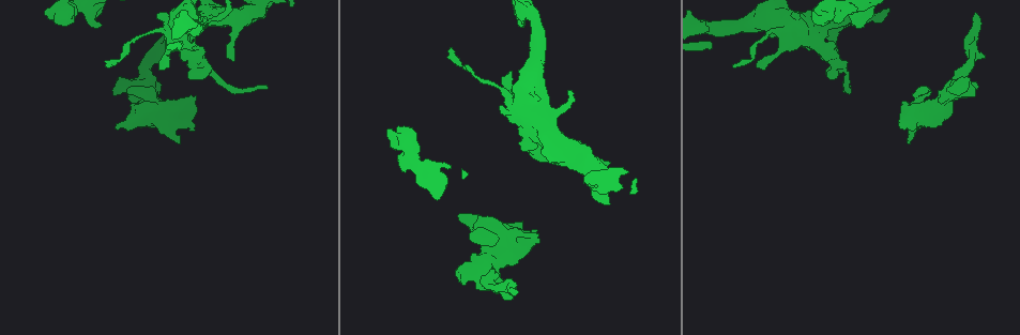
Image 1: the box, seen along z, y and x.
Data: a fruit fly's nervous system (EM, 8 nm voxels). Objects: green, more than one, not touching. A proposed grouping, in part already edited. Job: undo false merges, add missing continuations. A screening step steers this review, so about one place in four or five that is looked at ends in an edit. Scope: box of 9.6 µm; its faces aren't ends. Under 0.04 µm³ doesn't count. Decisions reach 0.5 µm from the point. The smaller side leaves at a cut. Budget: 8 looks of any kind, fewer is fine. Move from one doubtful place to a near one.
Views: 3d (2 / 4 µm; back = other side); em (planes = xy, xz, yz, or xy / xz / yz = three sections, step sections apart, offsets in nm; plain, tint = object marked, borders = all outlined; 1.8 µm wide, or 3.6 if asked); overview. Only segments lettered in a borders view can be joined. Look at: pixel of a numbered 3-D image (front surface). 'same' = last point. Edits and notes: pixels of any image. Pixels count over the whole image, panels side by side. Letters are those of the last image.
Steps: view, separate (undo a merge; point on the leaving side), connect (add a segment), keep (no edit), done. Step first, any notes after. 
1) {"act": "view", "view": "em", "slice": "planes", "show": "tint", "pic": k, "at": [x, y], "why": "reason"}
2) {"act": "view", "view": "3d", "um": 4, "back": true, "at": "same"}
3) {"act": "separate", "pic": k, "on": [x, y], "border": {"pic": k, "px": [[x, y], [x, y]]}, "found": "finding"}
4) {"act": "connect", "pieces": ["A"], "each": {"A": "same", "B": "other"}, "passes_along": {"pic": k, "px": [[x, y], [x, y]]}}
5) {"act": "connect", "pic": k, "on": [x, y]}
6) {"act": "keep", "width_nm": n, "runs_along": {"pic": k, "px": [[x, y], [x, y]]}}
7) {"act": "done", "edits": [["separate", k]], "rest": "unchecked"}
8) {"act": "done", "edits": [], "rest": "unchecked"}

{"act": "view", "view": "3d", "um": 4, "pic": 1, "at": [857, 27], "why": "stops while still wide"}

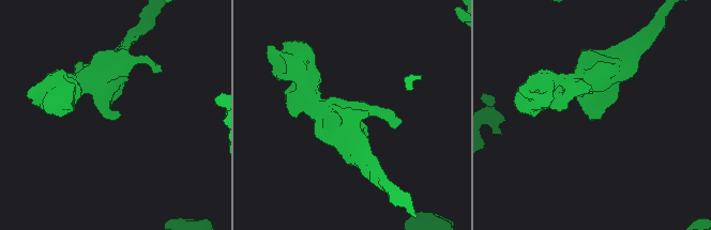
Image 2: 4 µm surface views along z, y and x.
{"act": "view", "view": "em", "slice": "xz", "step": 4, "show": "plain", "pic": 2, "at": [115, 118]}

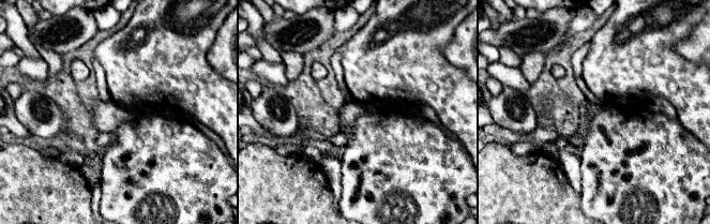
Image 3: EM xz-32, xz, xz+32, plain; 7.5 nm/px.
{"act": "view", "view": "em", "slice": "xz", "step": 4, "show": "borders", "at": "same", "why": "see the neighbours"}

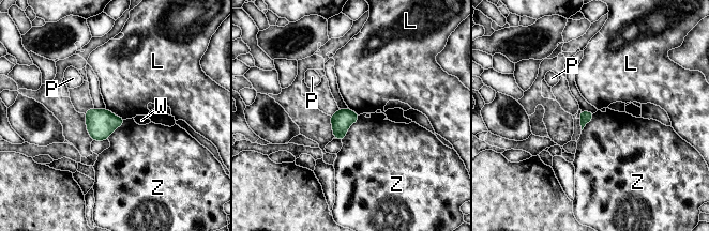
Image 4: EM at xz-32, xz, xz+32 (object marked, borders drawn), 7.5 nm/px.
{"act": "keep", "longest_contact_nm": ["Z", 240], "each": {"L": "other", "P": "other", "W": "other", "Z": "other"}, "border": {"pic": 4, "px": [[360, 114], [341, 140]]}, "found": "none of them fits"}

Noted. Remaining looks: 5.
{"act": "view", "view": "em", "slice": "planes", "show": "borders", "pic": 1, "at": [121, 82], "why": "an open end"}

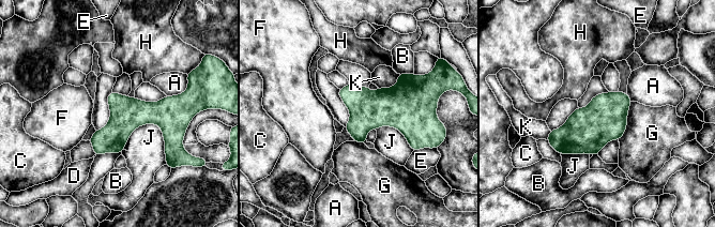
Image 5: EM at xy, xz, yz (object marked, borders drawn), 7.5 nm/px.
{"act": "keep", "width_nm": 260, "each": {"A": "other", "B": "other", "C": "other", "D": "other", "E": "other", "F": "other", "G": "other", "H": "other", "J": "other", "K": "other"}, "border": {"pic": 5, "px": [[138, 125], [160, 127], [166, 164]]}, "found": "no lettered segment goes on from it"}

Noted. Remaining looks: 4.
{"act": "view", "view": "em", "um": 3.6, "slice": "planes", "show": "plain", "pic": 1, "at": [107, 67], "why": "tapers out"}

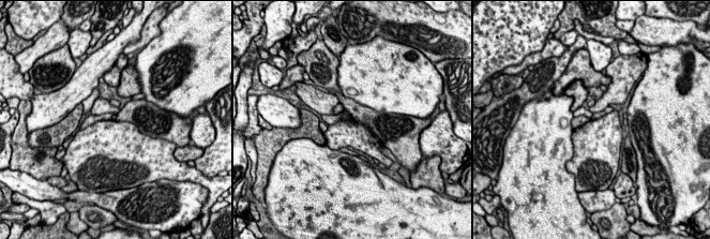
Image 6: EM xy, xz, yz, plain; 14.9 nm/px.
{"act": "view", "view": "em", "um": 3.6, "slice": "planes", "show": "borders", "at": "same"}

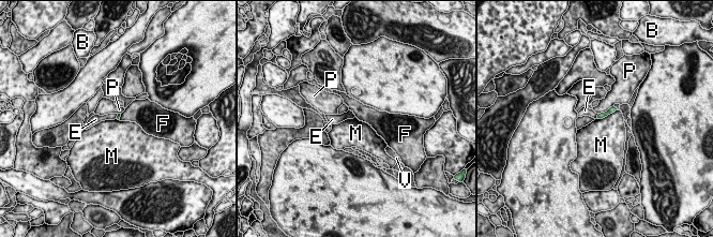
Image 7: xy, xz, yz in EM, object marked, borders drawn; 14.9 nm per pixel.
{"act": "keep", "each": {"B": "other", "E": "other", "F": "other", "M": "other", "P": "other", "V": "other"}, "runs_along": {"pic": 7, "px": [[615, 108], [597, 117]]}, "found": "no lettered segment goes on from it"}

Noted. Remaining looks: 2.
{"act": "done", "edits": [], "rest": "unchecked"}

